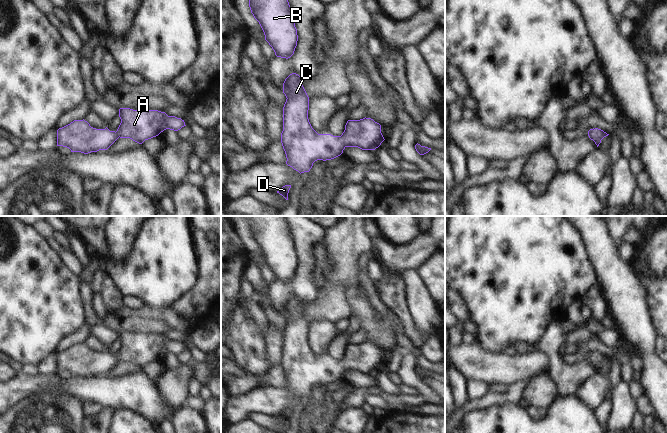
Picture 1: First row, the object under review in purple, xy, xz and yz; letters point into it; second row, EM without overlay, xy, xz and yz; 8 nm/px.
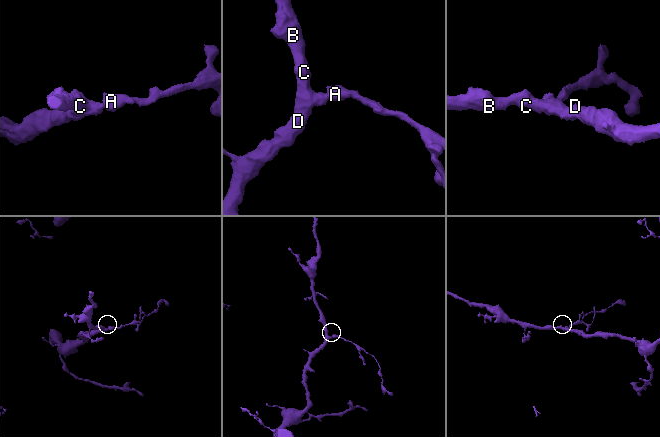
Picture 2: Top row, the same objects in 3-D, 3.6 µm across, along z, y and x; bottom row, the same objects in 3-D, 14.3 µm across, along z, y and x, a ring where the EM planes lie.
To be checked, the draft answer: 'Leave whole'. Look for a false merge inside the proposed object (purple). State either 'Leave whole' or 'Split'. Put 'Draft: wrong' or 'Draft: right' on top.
Draft: right
Leave whole.

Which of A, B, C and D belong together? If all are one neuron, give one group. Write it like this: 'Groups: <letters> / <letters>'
Groups: A B C D.

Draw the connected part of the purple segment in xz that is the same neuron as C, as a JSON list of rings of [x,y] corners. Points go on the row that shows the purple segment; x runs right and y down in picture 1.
[[[290,74],[283,83],[286,102],[283,107],[281,143],[286,164],[300,174],[309,172],[317,160],[331,160],[346,147],[375,150],[385,140],[381,125],[371,118],[348,120],[341,136],[318,134],[308,119],[309,97],[302,85],[303,78]]]

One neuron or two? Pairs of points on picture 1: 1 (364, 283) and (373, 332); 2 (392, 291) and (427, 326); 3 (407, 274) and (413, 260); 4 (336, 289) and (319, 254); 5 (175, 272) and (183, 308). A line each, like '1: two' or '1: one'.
1: two
2: two
3: two
4: two
5: two

